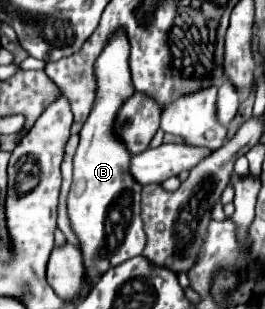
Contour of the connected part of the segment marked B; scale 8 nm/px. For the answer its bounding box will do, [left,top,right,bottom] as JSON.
[68,31,146,283]

